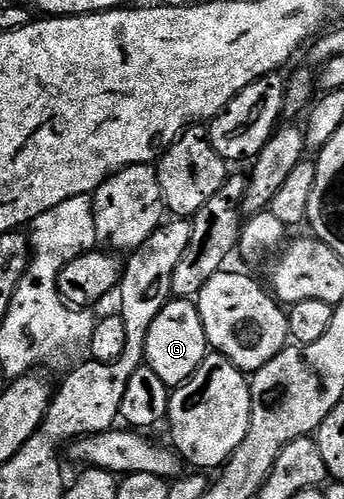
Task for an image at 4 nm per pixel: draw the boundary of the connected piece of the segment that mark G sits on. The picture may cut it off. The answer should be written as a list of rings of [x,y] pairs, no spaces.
[[[190,297],[171,298],[170,302],[164,305],[164,309],[160,309],[156,321],[152,321],[152,329],[148,329],[145,366],[150,367],[152,373],[156,373],[156,377],[160,377],[160,381],[164,381],[166,387],[173,389],[193,377],[196,369],[200,369],[200,365],[205,361],[207,354],[208,344],[204,333],[204,321],[200,321],[197,302]]]

